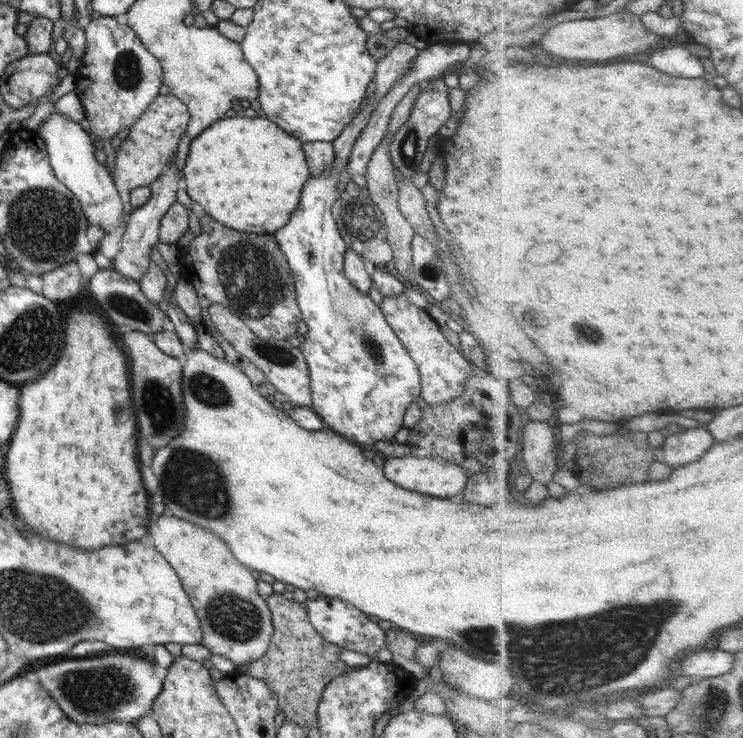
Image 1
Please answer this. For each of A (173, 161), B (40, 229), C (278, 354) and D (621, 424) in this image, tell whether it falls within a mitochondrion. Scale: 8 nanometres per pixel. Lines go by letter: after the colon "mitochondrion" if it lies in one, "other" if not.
A: other
B: mitochondrion
C: mitochondrion
D: other

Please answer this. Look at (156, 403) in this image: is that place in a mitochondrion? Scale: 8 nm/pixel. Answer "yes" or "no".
yes

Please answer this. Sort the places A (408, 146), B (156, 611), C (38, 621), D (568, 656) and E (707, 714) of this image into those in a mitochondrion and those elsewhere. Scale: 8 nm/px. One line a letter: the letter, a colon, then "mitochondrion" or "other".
A: mitochondrion
B: other
C: mitochondrion
D: mitochondrion
E: mitochondrion

